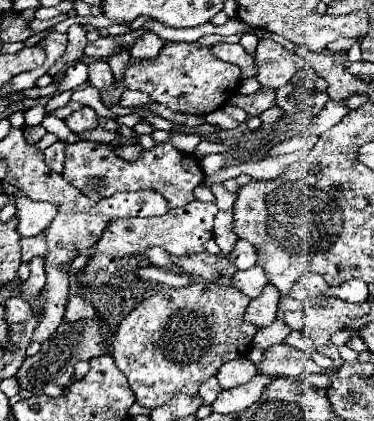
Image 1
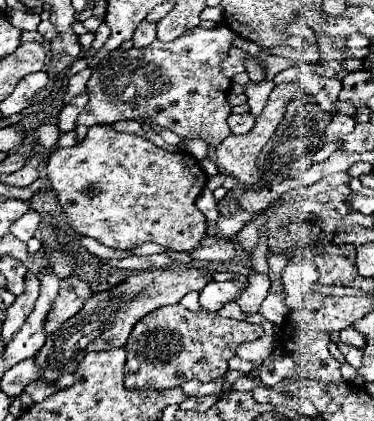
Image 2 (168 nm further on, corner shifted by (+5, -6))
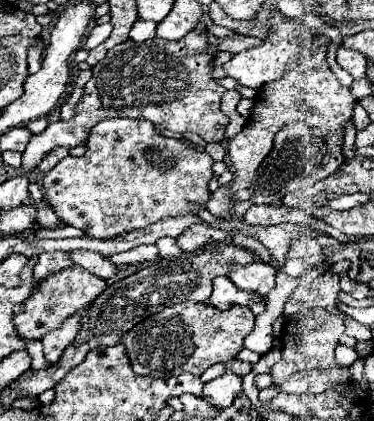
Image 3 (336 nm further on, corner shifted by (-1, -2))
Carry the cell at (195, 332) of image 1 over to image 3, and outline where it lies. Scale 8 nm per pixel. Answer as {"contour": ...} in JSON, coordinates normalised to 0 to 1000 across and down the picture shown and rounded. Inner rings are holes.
{"contour":[[[489,717],[377,760],[329,798],[324,812],[340,827],[361,888],[425,898],[511,884],[537,893],[559,869],[618,860],[639,841],[655,798],[676,784],[676,765],[682,746],[666,732],[612,732],[591,741],[548,717]]]}

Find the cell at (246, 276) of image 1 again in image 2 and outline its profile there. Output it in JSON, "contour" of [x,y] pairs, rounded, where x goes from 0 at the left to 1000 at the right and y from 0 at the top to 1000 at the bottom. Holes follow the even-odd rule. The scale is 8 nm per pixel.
{"contour":[[[628,656],[628,665],[607,670],[559,670],[532,694],[532,722],[548,736],[586,741],[607,717],[623,717],[660,679],[660,656]]]}

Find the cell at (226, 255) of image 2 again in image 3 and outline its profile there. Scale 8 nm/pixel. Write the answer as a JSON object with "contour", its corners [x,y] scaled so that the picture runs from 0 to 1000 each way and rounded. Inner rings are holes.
{"contour":[[[553,532],[511,537],[484,561],[473,561],[473,580],[489,599],[521,599],[527,589],[537,589],[559,575],[596,575],[596,570],[607,570],[607,556],[596,546],[564,542]]]}

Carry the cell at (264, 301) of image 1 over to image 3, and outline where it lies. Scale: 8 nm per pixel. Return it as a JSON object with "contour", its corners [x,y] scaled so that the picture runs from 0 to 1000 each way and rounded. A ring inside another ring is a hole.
{"contour":[[[682,618],[671,627],[618,627],[612,632],[612,646],[607,646],[607,660],[623,665],[623,675],[634,684],[650,684],[650,689],[676,689],[698,703],[714,703],[730,679],[735,679],[735,651],[741,641],[698,618]]]}

